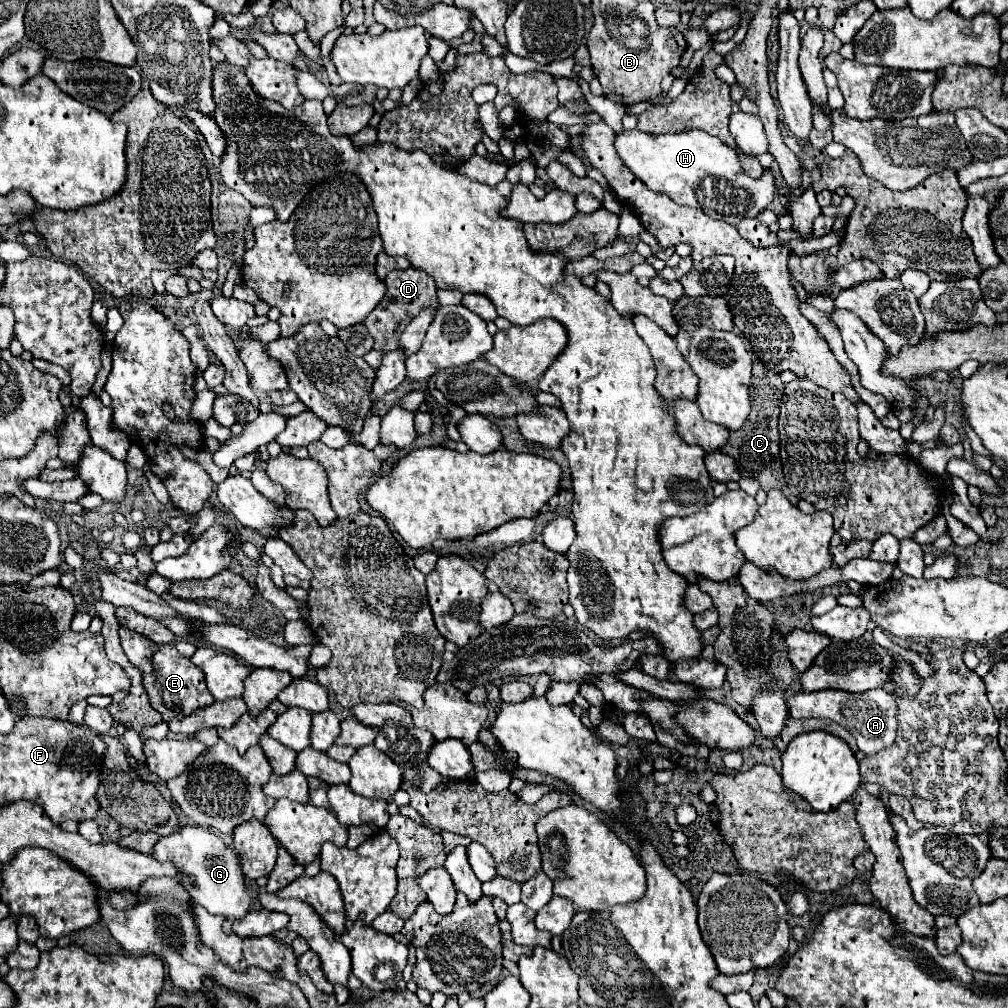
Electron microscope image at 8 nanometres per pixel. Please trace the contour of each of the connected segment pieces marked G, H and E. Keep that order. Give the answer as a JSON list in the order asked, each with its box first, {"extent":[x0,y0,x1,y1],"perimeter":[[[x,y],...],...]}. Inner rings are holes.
[{"extent":[154,825,250,933],"perimeter":[[[186,825],[182,831],[160,837],[160,841],[154,845],[154,859],[158,861],[170,861],[176,865],[180,879],[186,885],[186,891],[190,893],[192,901],[196,905],[202,905],[208,913],[212,915],[222,915],[224,917],[224,933],[232,933],[232,923],[236,917],[242,917],[250,909],[250,895],[246,891],[246,881],[242,875],[240,859],[238,855],[224,843],[222,837],[214,835],[206,827],[198,825]]]},{"extent":[616,129,774,225],"perimeter":[[[638,129],[622,131],[616,135],[616,151],[624,165],[638,175],[648,189],[668,195],[674,203],[702,209],[712,219],[722,219],[730,225],[738,225],[746,217],[756,217],[774,195],[774,175],[766,169],[760,179],[748,177],[738,161],[734,149],[712,137],[706,131],[690,129],[682,133],[652,135]],[[698,191],[698,199],[696,199]]]},{"extent":[142,645,214,721],"perimeter":[[[164,645],[158,649],[158,667],[154,667],[152,673],[142,675],[142,685],[150,697],[150,705],[154,705],[158,713],[162,713],[164,721],[172,721],[176,717],[182,719],[190,715],[190,711],[206,707],[214,701],[206,687],[202,671],[190,659],[182,657],[174,645]]]}]

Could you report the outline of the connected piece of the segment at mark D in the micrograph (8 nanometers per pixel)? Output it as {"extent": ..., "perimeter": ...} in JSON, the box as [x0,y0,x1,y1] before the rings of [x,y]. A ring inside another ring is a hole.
{"extent":[364,267,438,351],"perimeter":[[[408,267],[408,269],[394,269],[386,275],[386,285],[388,291],[382,297],[382,301],[378,303],[378,307],[374,307],[374,311],[370,311],[370,315],[366,317],[364,325],[370,331],[370,335],[374,337],[374,349],[380,351],[396,351],[398,349],[398,339],[400,333],[404,331],[404,327],[410,323],[410,319],[414,319],[414,315],[418,315],[418,311],[422,307],[436,307],[438,299],[436,299],[436,283],[434,279],[416,267]]]}

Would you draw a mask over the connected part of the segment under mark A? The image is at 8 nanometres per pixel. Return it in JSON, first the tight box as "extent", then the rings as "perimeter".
{"extent":[788,689,896,755],"perimeter":[[[822,689],[822,691],[798,691],[788,697],[788,709],[794,719],[806,719],[806,717],[818,717],[818,719],[830,719],[844,729],[848,729],[858,749],[866,755],[876,753],[880,749],[890,747],[896,737],[896,703],[890,693],[884,689],[870,689],[864,693],[848,693],[848,691],[836,691],[836,689]]]}

